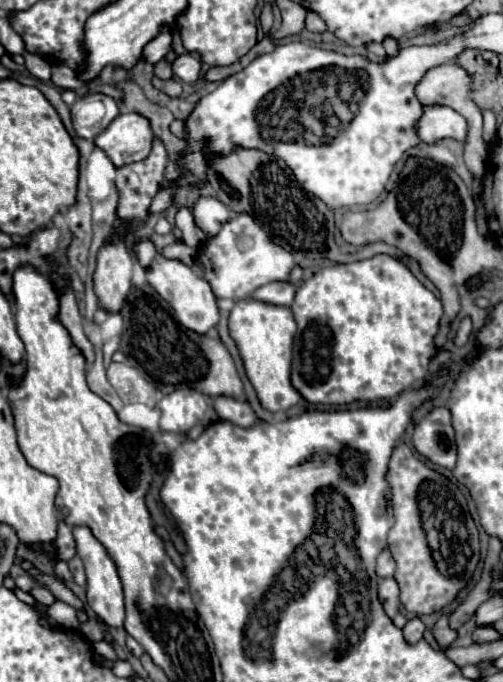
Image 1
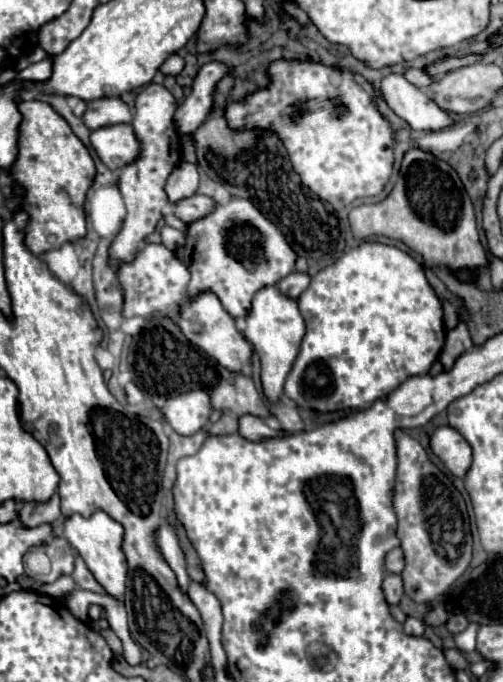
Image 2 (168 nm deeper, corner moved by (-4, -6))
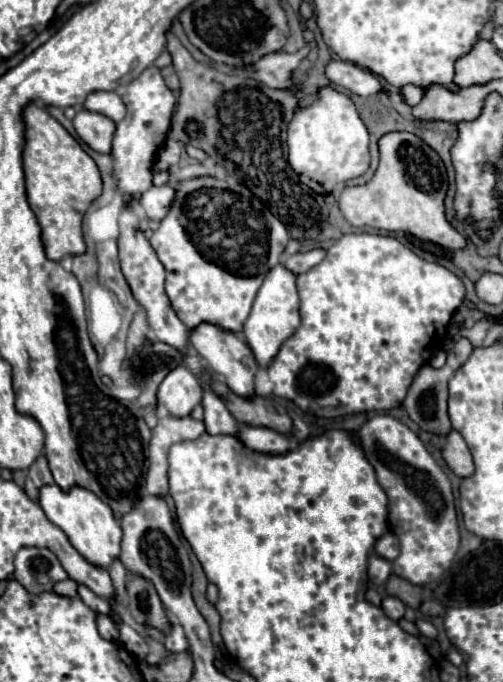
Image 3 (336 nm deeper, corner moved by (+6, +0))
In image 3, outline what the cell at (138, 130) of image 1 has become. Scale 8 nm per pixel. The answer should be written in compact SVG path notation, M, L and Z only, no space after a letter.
M79 109L73 119L77 135L97 153L109 155L111 153L111 139L115 133L115 123L99 113L91 113L85 109Z

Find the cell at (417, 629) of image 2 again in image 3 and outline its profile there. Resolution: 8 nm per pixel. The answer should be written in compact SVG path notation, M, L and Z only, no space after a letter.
M385 597L381 607L383 607L385 615L387 615L389 619L393 619L393 621L399 621L399 619L405 615L405 605L403 605L399 599L395 599L395 597Z

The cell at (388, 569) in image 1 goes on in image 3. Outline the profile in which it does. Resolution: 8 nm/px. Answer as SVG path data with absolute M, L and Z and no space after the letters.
M385 533L381 539L375 543L375 553L387 561L393 561L399 555L399 543L393 533Z

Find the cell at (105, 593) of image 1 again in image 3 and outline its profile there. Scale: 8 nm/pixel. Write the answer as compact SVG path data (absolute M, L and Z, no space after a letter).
M57 485L41 487L39 505L43 507L47 519L65 531L71 545L95 567L107 569L113 561L121 557L121 525L113 517L109 505L105 505L97 495L87 489L75 487L69 493L63 493Z

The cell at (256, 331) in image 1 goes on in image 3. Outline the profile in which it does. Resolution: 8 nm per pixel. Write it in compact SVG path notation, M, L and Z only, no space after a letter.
M283 265L273 267L267 273L261 289L255 295L251 315L243 323L243 333L245 333L247 345L251 347L251 351L255 355L255 361L261 369L267 369L273 363L273 359L277 357L283 341L289 339L297 331L297 327L301 323L299 304L299 295L297 295L297 289L295 289L295 275L291 271L287 271Z

